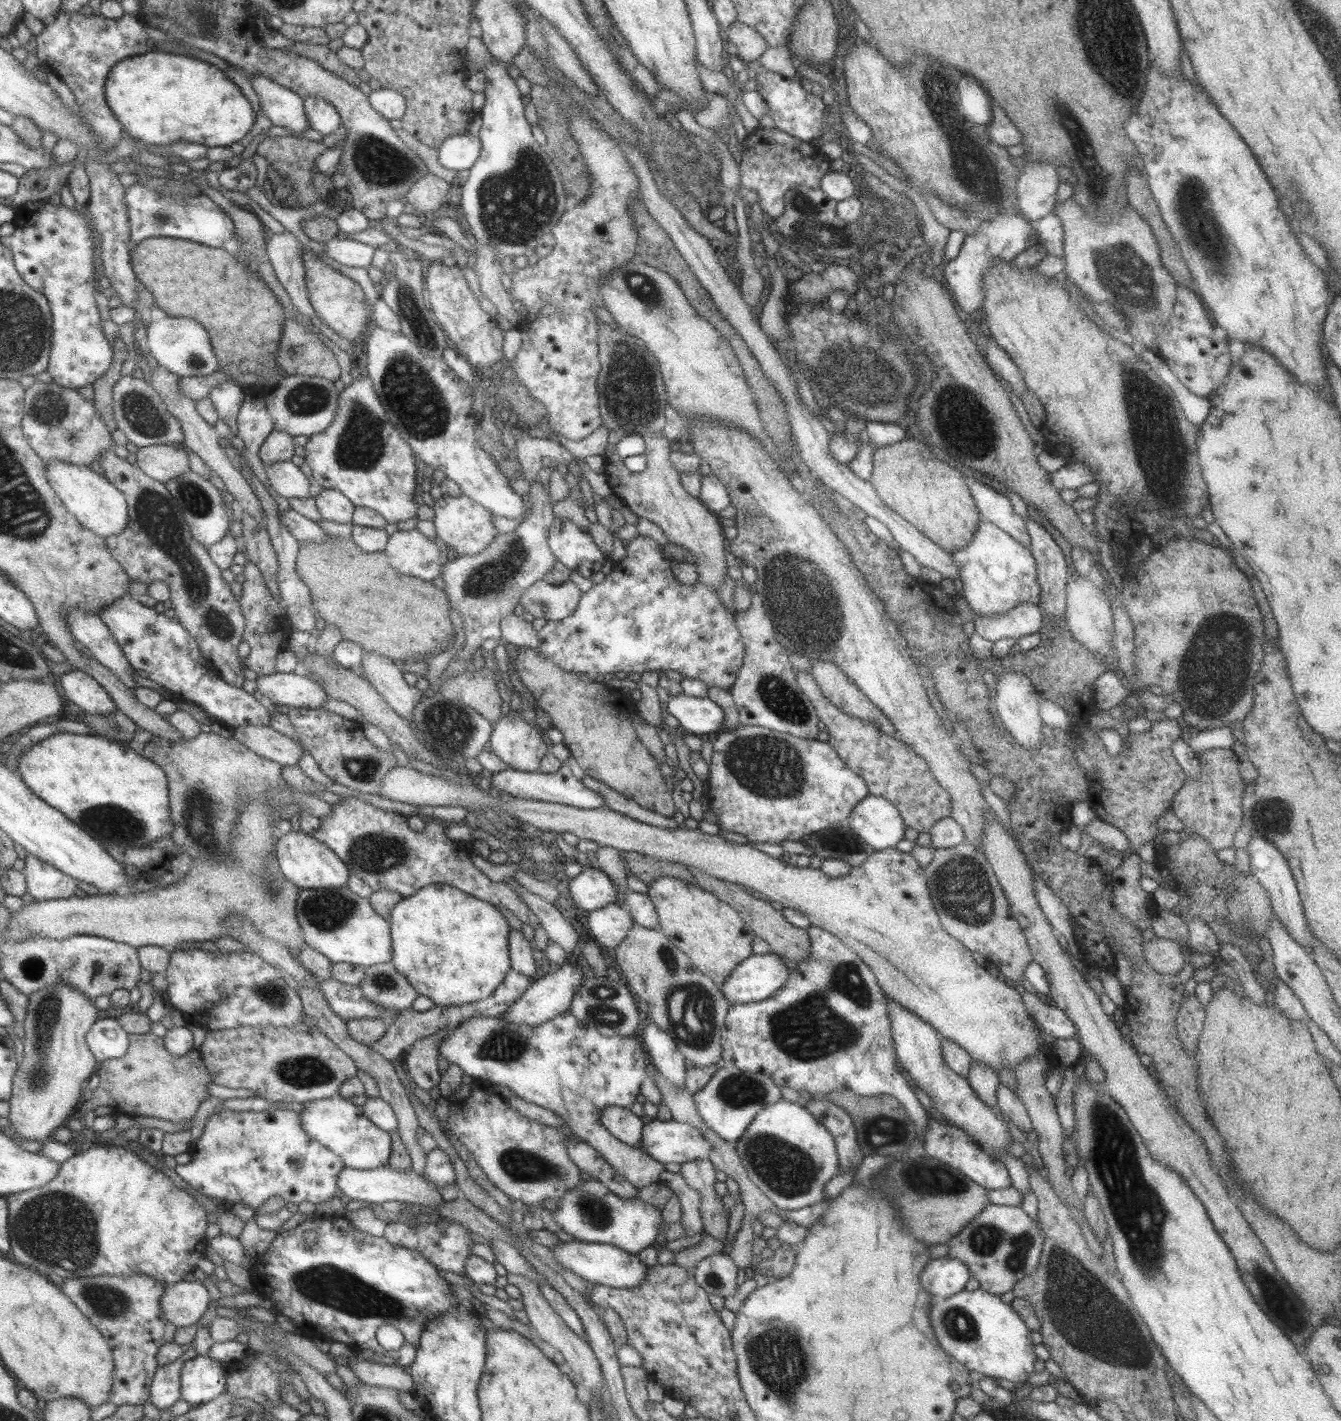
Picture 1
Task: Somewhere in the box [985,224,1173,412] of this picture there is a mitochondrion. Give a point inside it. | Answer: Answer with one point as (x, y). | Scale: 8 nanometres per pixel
(1126, 278)

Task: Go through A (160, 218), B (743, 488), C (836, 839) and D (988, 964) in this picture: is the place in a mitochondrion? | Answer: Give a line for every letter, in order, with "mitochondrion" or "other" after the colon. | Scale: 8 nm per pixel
A: mitochondrion
B: other
C: mitochondrion
D: other

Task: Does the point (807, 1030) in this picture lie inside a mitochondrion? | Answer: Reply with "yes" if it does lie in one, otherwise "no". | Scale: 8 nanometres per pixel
yes

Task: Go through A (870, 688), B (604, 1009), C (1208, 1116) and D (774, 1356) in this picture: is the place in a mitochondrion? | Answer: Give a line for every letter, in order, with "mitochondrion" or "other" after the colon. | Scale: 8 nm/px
A: other
B: mitochondrion
C: other
D: mitochondrion

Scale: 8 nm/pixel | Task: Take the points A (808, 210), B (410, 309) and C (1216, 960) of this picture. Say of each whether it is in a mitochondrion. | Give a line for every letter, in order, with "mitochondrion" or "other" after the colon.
A: mitochondrion
B: mitochondrion
C: other

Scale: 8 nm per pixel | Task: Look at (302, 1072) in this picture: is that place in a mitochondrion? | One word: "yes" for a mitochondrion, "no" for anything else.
yes

